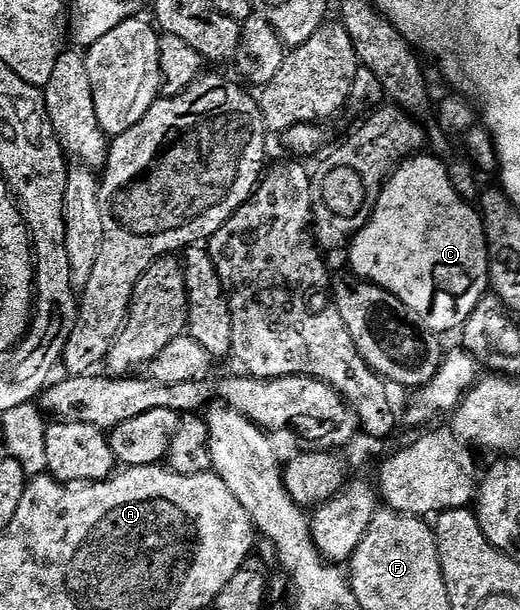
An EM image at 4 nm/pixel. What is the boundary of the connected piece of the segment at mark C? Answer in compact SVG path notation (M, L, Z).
M416 153L403 160L398 167L392 170L389 178L384 182L383 191L379 195L379 200L375 206L375 212L371 215L371 220L367 222L358 235L350 240L351 247L351 267L350 270L358 275L360 279L367 279L371 283L376 283L379 287L384 287L389 293L393 293L403 304L411 310L412 315L419 320L420 327L427 328L428 331L443 337L446 331L458 332L468 319L476 314L479 302L483 299L483 294L489 291L489 272L487 269L487 238L483 232L483 216L478 210L471 208L472 204L457 193L457 189L450 181L448 164L442 163L439 159L434 159L428 153Z

